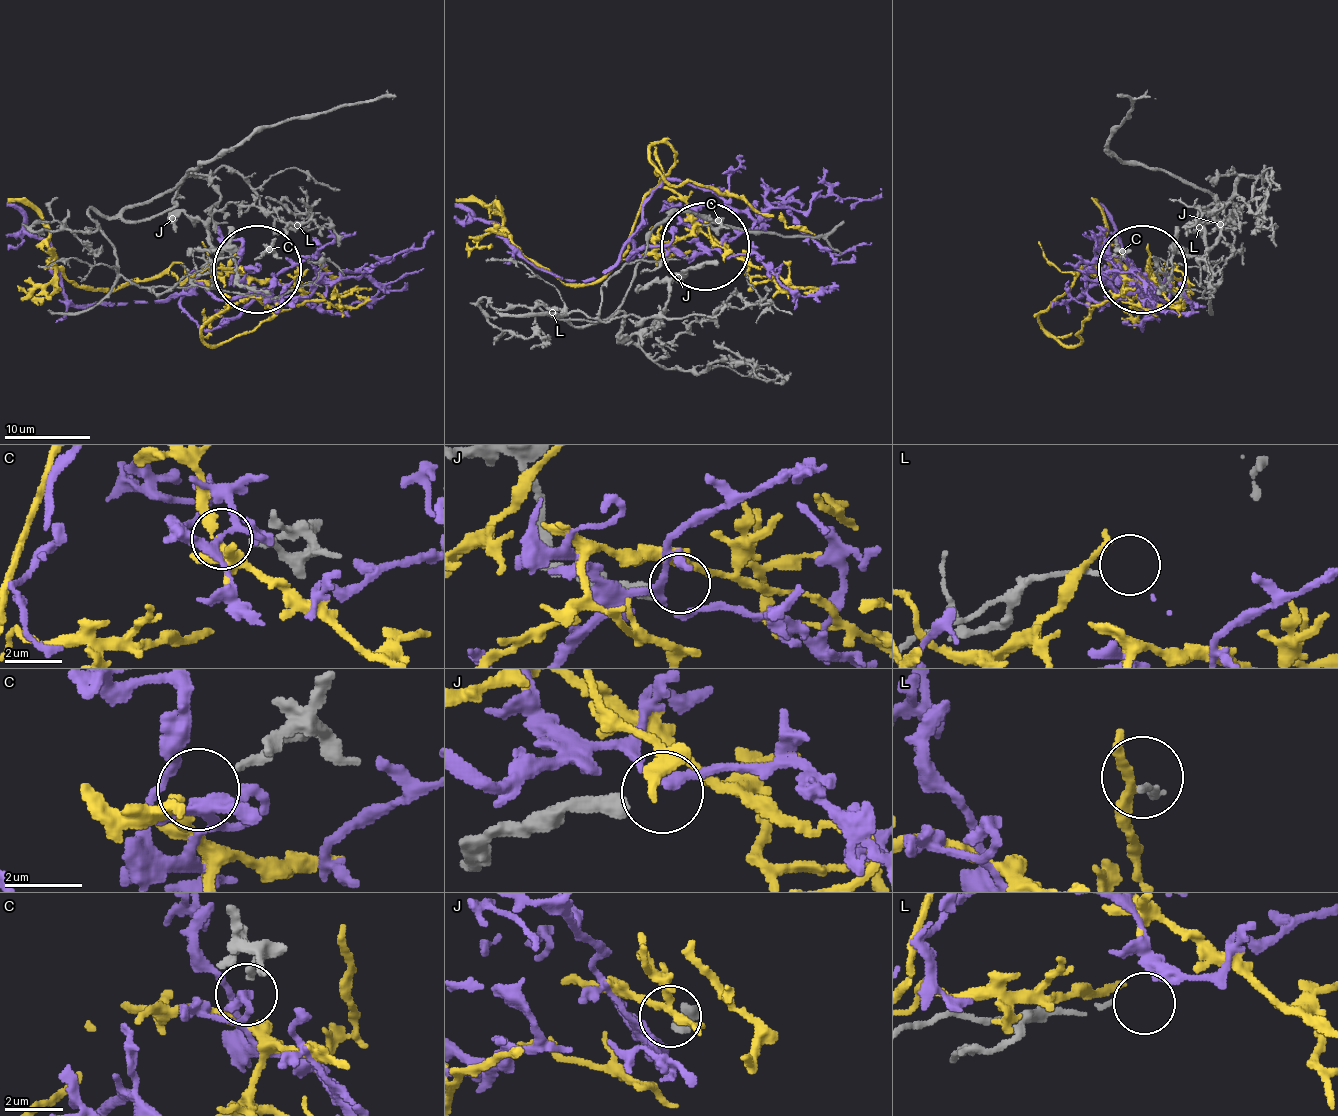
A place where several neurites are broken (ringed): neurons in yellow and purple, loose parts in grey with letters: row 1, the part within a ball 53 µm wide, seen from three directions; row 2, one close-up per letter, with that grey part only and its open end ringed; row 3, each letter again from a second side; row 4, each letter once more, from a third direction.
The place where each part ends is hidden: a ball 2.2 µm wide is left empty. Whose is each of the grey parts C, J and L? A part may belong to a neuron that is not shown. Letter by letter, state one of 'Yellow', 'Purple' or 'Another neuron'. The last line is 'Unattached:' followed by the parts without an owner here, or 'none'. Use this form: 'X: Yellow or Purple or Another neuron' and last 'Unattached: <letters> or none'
C: Yellow
J: Another neuron
L: Another neuron
Unattached: J, L

